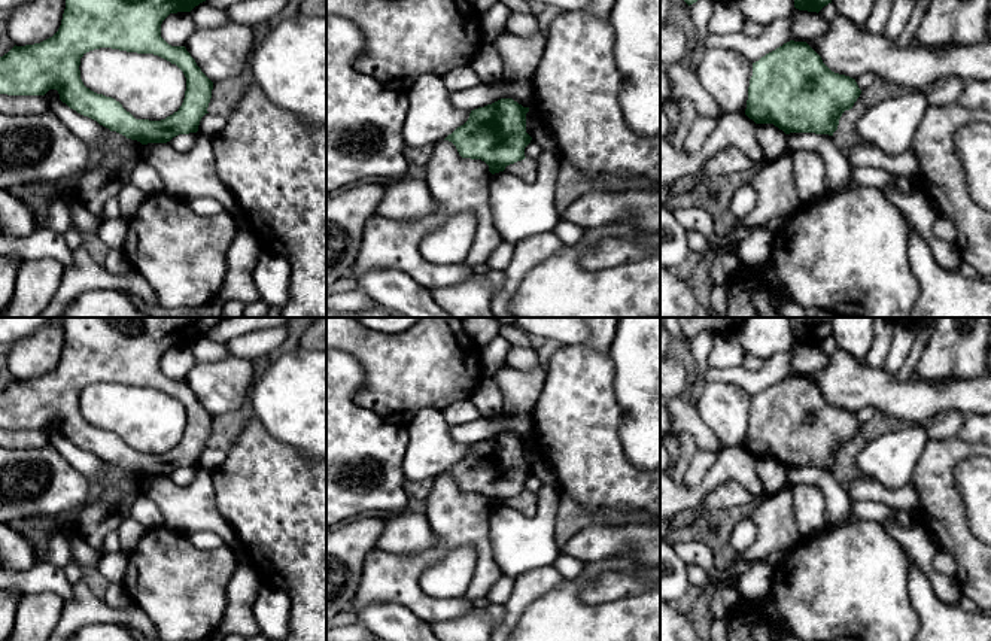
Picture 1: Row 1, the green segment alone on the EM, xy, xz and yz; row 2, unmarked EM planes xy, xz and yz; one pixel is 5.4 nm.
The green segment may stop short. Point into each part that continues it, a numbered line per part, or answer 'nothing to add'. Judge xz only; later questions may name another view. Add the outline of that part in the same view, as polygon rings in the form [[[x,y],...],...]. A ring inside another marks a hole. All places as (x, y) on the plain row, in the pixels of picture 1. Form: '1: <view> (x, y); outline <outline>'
nothing to add

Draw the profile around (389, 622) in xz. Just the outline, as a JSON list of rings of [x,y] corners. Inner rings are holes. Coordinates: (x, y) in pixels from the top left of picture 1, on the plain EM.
[[[374,602],[356,608],[358,623],[381,641],[441,641],[426,620],[393,602]]]

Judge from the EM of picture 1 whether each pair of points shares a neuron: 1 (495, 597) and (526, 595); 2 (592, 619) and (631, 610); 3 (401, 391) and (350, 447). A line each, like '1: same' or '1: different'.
1: different
2: same
3: different

